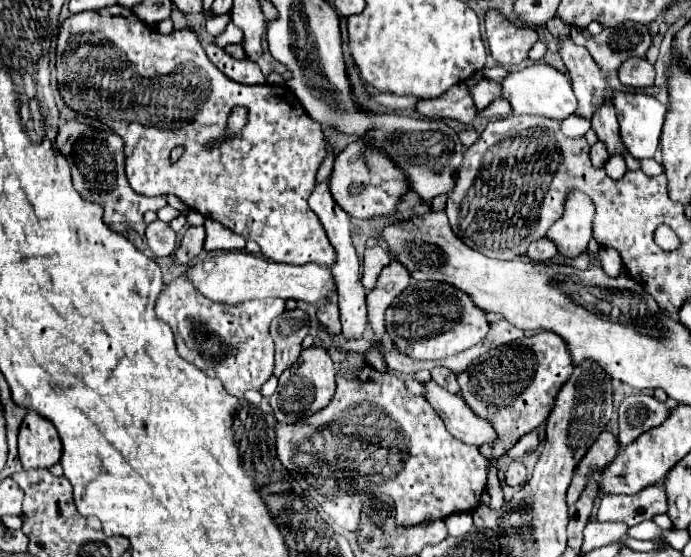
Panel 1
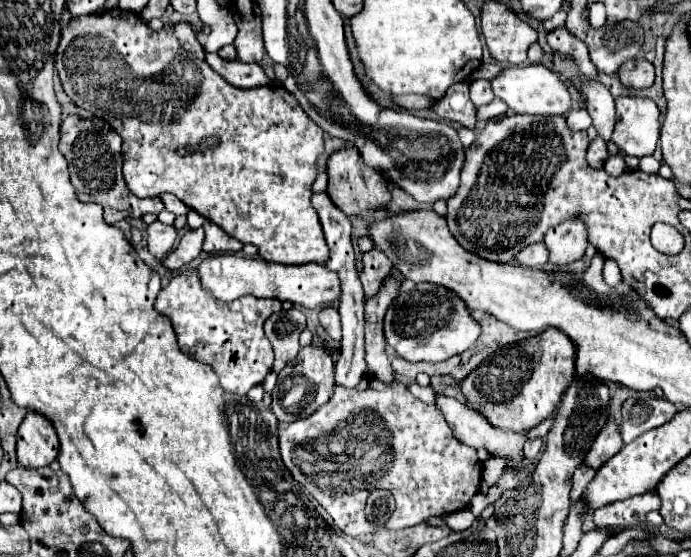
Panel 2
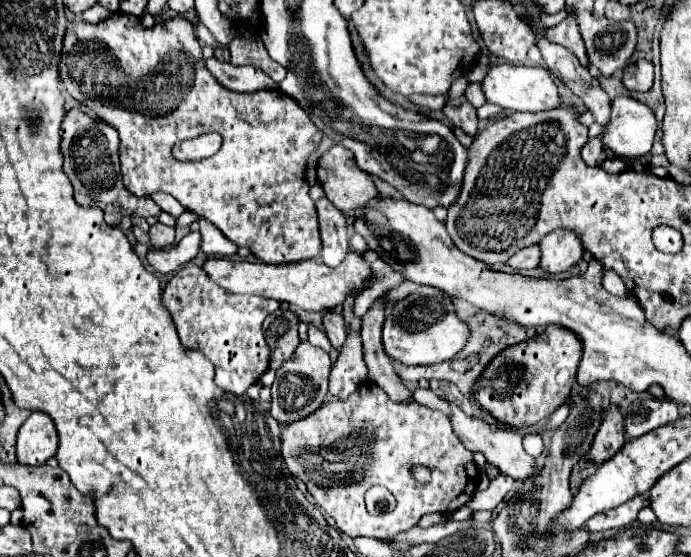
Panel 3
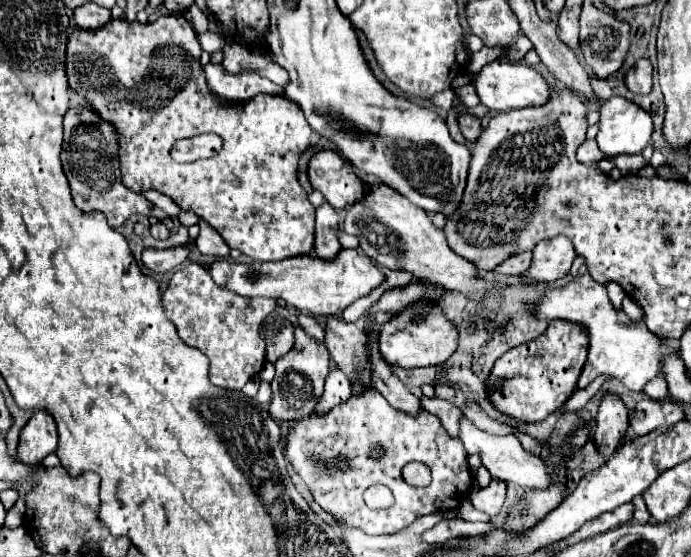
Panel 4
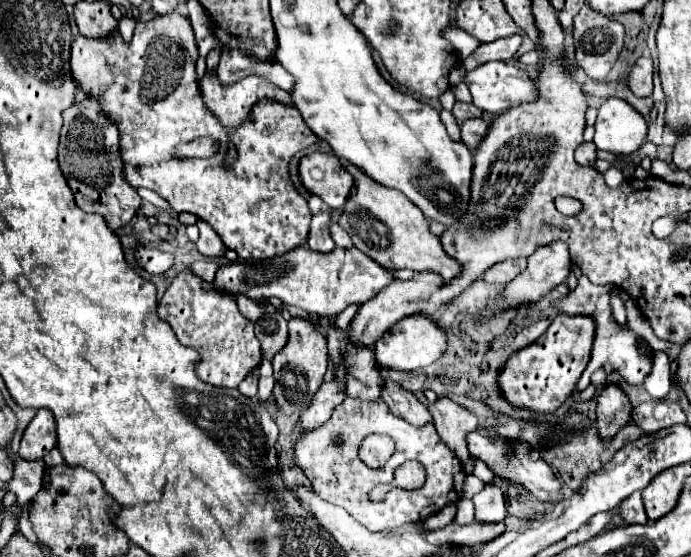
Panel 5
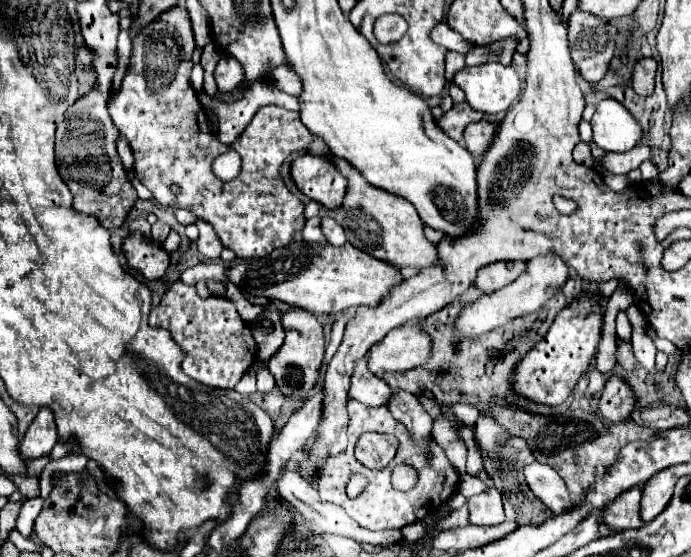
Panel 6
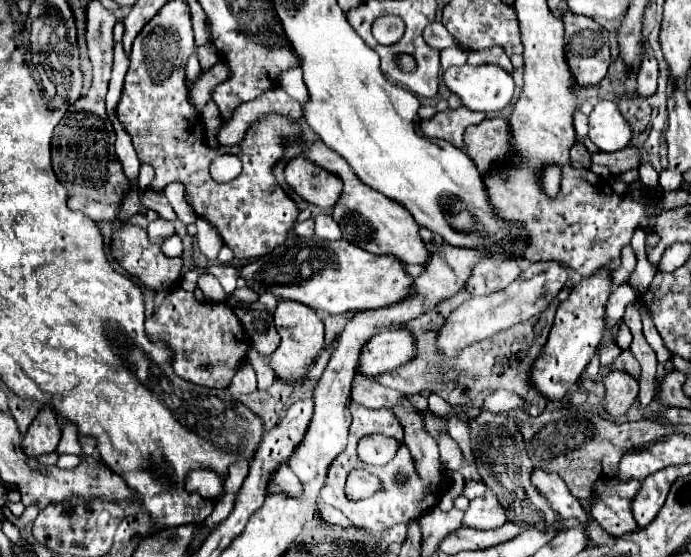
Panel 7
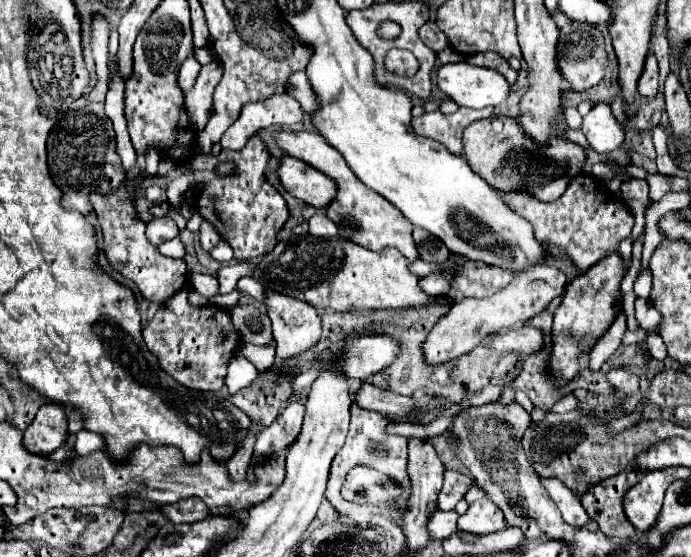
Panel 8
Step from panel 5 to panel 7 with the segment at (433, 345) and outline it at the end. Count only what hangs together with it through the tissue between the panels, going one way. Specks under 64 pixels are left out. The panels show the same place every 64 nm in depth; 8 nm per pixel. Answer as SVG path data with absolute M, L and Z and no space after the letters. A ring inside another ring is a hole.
M382 328L364 346L356 372L362 376L378 376L406 364L414 356L414 338L402 328Z

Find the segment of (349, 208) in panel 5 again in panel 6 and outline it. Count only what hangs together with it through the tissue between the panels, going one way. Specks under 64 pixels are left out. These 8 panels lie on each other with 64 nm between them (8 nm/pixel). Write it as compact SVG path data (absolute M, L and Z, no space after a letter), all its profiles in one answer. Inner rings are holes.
M322 154L322 156L328 158L340 170L340 174L346 176L348 180L344 202L336 210L336 222L344 228L346 238L352 246L380 260L386 260L398 268L404 268L404 266L426 268L428 264L436 262L438 258L436 246L424 238L424 224L420 216L414 212L410 202L402 200L400 196L390 196L380 188L376 190L372 184L366 184L366 180L362 180L362 174L356 168L352 168L350 162L336 158L332 154Z

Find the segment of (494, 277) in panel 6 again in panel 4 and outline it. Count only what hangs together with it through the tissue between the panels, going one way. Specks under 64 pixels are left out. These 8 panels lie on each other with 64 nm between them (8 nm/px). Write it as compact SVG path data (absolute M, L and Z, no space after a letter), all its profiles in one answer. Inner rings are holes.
M526 252L518 254L518 256L512 256L512 258L504 260L502 264L498 264L492 272L496 276L518 276L518 274L522 274L530 266L530 256L532 254L526 254Z

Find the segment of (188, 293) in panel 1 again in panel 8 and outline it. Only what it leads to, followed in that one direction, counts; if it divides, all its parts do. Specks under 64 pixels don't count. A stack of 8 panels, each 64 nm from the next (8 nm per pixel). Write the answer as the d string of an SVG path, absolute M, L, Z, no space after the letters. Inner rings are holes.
M186 288L176 292L170 300L166 300L166 304L160 304L152 322L148 322L142 330L142 336L164 372L178 384L201 392L216 391L223 387L232 354L240 346L238 334L230 324L230 314L218 306L192 306L188 302Z

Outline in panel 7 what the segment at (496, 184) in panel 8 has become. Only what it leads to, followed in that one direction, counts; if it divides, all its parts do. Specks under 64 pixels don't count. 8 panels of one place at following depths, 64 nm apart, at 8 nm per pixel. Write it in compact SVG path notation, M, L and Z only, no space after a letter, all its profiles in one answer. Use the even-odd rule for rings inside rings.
M492 116L464 132L464 150L474 160L482 176L492 170L504 170L518 166L514 158L514 142L510 132L510 122L504 116ZM574 144L570 148L570 164L574 168L590 168L590 152L582 144ZM548 164L546 168L542 168L540 186L542 186L542 190L544 190L544 194L548 198L556 198L558 196L560 178L562 178L562 168L558 168L558 164Z

